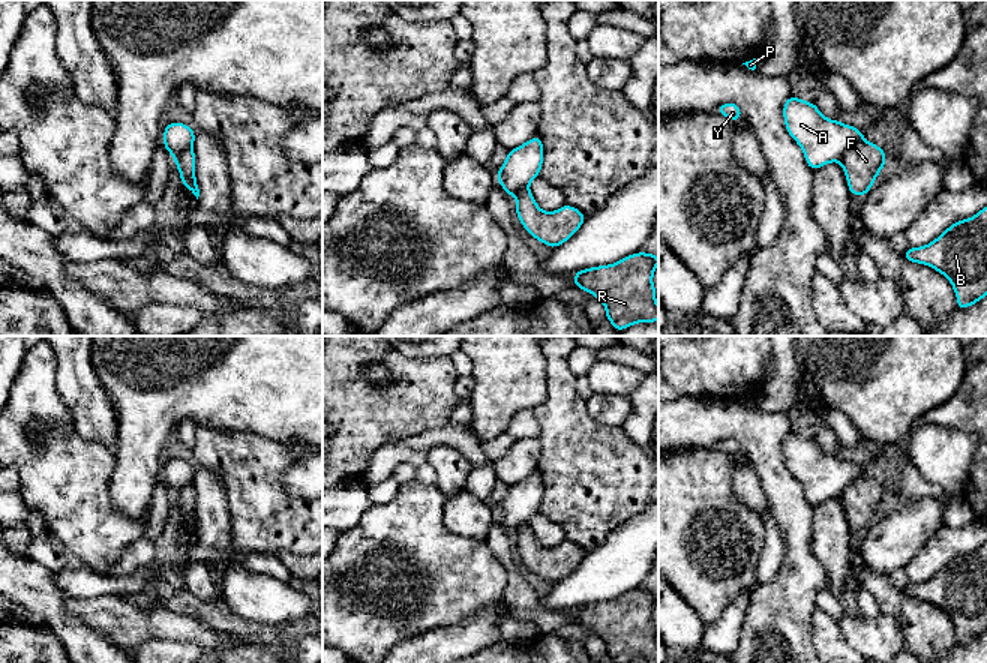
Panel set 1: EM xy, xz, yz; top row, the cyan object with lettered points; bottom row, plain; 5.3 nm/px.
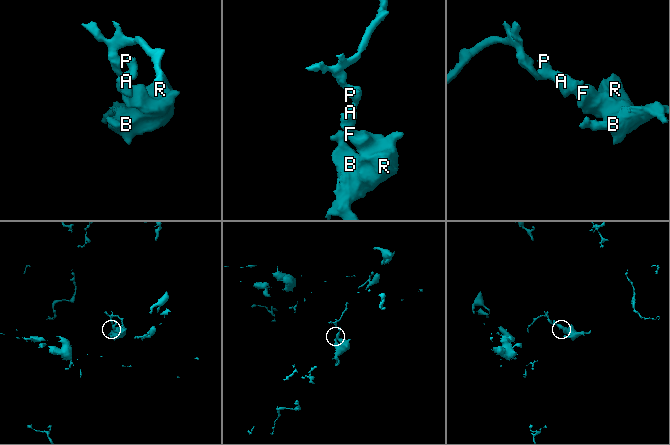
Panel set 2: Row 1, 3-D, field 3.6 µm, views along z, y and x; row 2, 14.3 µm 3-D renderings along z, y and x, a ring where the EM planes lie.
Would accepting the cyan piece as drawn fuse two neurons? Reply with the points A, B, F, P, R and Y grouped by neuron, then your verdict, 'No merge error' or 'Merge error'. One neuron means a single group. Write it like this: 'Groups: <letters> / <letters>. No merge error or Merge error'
Groups: A P Y / B F R. Merge error

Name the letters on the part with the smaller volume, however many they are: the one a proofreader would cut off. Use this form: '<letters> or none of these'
B, F, R

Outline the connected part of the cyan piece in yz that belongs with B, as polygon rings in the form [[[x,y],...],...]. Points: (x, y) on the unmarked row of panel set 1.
[[[987,542],[975,552],[957,556],[938,574],[921,584],[908,584],[910,598],[928,602],[944,610],[957,632],[958,645],[969,644],[987,632]]]

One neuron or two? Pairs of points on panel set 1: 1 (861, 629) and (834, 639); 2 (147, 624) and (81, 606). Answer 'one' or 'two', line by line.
1: two
2: one

